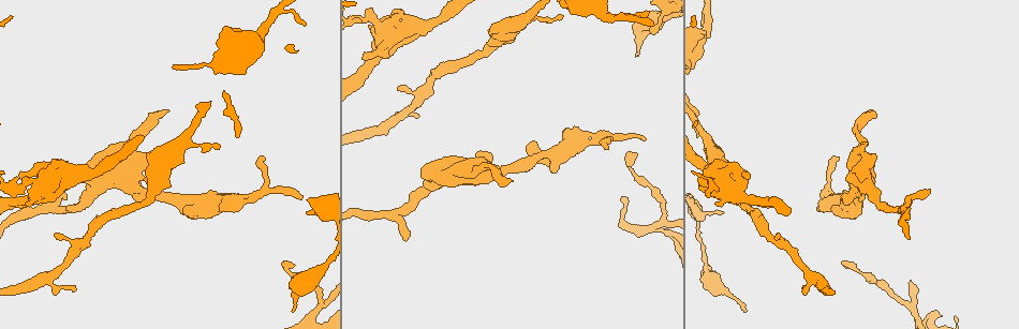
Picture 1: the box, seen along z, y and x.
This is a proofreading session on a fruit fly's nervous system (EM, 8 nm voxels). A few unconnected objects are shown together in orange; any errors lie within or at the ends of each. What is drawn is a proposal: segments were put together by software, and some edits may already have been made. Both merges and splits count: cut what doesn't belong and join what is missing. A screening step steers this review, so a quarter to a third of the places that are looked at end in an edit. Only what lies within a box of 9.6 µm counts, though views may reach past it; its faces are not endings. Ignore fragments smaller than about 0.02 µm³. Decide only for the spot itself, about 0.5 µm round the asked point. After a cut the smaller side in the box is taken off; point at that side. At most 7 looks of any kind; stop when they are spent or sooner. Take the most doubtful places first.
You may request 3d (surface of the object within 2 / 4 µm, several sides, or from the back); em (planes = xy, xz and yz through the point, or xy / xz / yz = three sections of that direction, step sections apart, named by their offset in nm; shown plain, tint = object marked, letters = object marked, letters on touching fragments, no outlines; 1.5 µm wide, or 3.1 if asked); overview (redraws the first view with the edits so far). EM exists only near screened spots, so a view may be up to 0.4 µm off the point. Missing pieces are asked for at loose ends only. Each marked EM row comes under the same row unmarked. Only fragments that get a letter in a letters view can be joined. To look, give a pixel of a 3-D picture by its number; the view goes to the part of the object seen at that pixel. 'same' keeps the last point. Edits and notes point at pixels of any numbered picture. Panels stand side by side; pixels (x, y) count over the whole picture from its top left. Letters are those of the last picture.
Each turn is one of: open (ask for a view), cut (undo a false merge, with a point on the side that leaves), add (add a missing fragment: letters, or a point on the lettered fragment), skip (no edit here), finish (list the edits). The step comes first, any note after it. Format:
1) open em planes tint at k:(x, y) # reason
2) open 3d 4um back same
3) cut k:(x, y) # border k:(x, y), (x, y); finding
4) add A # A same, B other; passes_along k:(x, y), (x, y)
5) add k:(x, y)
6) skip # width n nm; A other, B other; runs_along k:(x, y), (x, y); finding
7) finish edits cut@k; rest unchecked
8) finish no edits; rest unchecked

open 3d 4um at 1:(263, 160) # tapers out

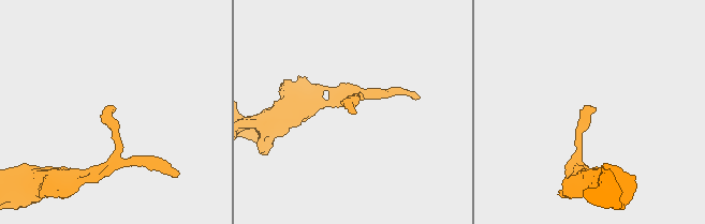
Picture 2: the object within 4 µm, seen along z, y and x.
open em planes letters at 2:(110, 107) # now the EM

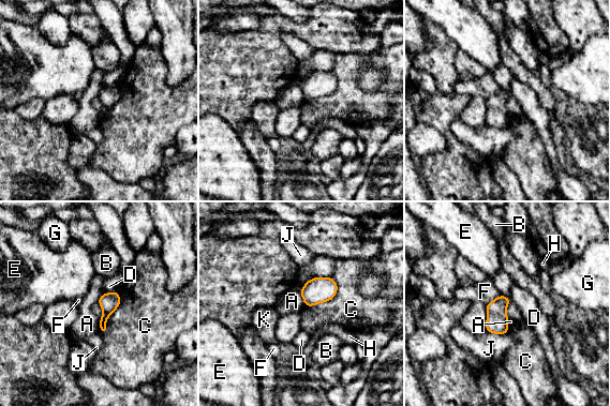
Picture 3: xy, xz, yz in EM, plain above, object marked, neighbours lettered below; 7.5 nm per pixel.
skip # width 140 nm; A other, B other, C other, D other, E other, F other, G other, H other, J other, K other; border 3:(116, 290), (103, 294); none of them fits

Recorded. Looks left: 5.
open 3d 4um at 1:(293, 312) # free end

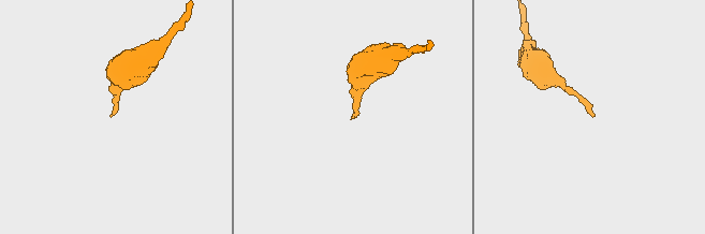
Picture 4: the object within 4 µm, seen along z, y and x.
open em planes letters at 4:(592, 117) # shape alone is not enough

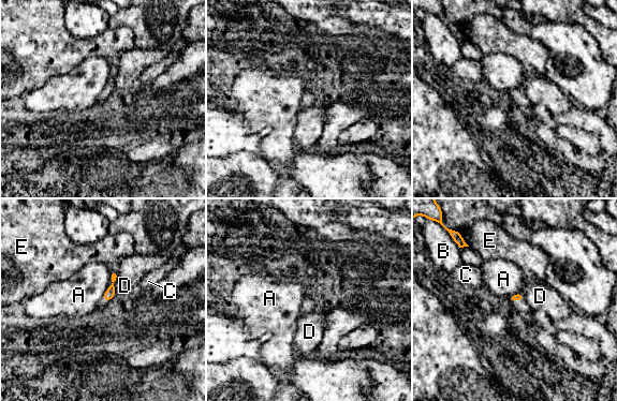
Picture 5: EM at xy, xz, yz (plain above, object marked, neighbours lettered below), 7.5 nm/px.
skip # A other, B other, C other, D other, E other; border 5:(109, 271), (111, 280); no lettered fragment goes on from it

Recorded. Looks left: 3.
open em planes letters at 1:(929, 190) # an open end

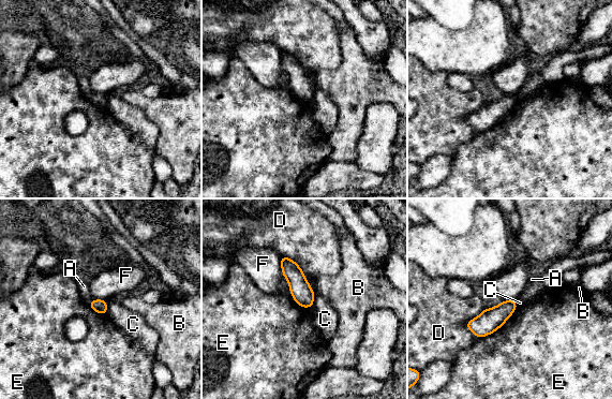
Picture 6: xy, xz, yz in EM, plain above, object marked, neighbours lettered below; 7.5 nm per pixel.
skip # longest_contact E 380 nm; A other, B other, C other, D other, E other, F other; border 6:(280, 256), (281, 271), (289, 289); no lettered fragment goes on from it

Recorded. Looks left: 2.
finish no edits; rest unchecked

